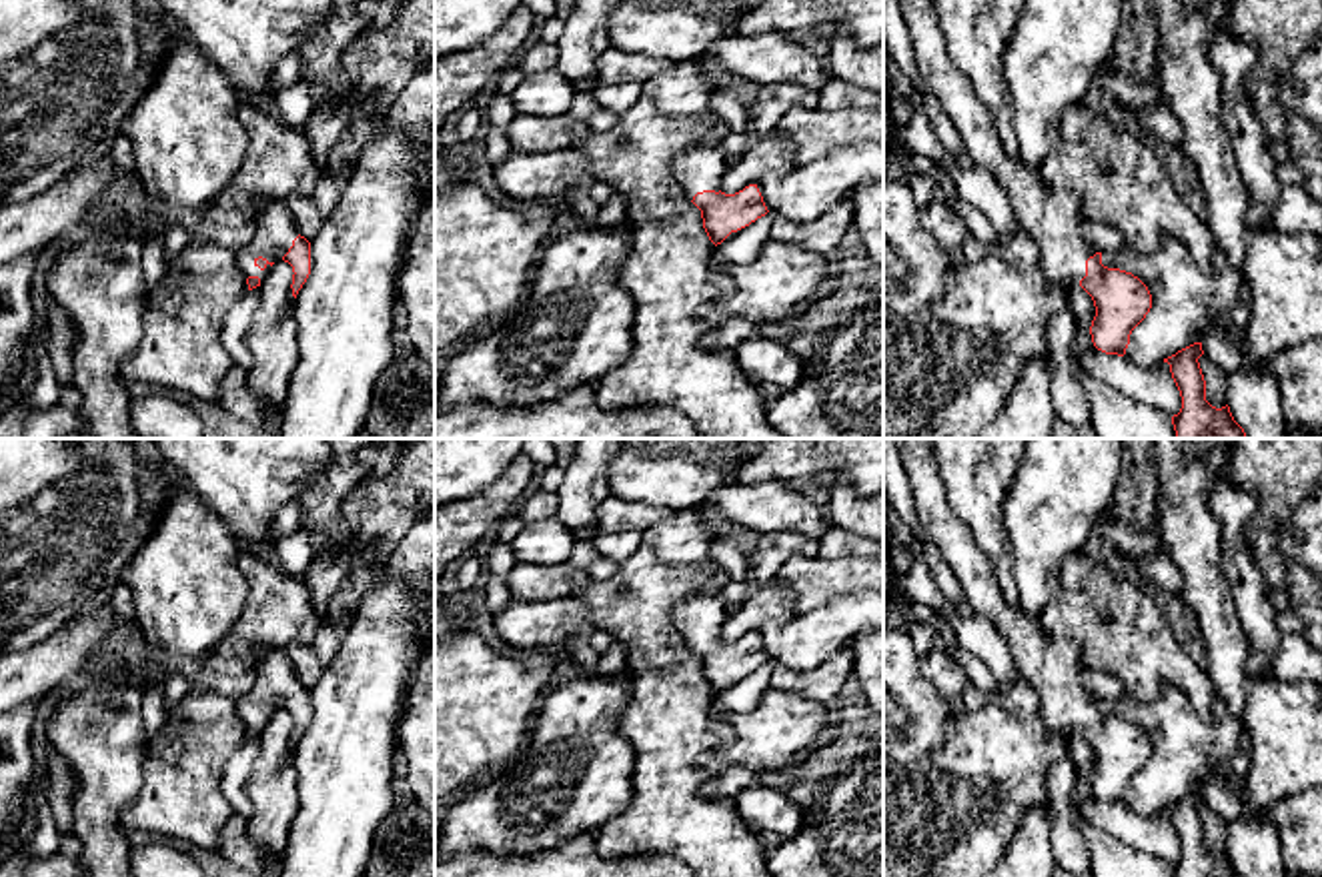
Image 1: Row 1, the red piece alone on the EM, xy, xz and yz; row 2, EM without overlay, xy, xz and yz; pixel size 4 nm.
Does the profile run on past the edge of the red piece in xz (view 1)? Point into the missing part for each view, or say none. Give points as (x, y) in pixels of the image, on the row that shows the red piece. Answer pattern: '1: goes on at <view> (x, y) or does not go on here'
1: goes on at xz (700, 169)

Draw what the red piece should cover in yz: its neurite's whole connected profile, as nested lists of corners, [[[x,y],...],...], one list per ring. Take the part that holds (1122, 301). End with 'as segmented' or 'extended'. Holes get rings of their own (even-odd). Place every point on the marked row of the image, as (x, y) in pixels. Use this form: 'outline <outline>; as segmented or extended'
outline [[[933,0],[899,4],[919,76],[941,102],[971,162],[996,180],[1020,228],[1036,240],[1044,276],[1052,284],[1082,286],[1096,306],[1094,346],[1124,356],[1132,330],[1152,308],[1148,286],[1132,272],[1102,264],[1102,252],[1080,232],[1086,220],[1080,194],[1048,186],[1006,150],[989,108],[947,56]]]; extended

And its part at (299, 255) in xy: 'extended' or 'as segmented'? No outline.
extended

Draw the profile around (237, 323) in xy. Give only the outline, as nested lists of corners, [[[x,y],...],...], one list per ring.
[[[246,290],[244,296],[224,316],[220,330],[220,340],[230,360],[246,372],[252,368],[252,354],[246,344],[246,334],[252,326],[256,306],[258,298],[252,294],[252,290]]]

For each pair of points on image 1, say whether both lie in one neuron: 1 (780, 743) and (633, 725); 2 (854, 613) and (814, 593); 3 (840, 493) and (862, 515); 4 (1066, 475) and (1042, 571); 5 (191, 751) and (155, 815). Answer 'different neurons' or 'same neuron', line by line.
1: different neurons
2: different neurons
3: same neuron
4: same neuron
5: same neuron

